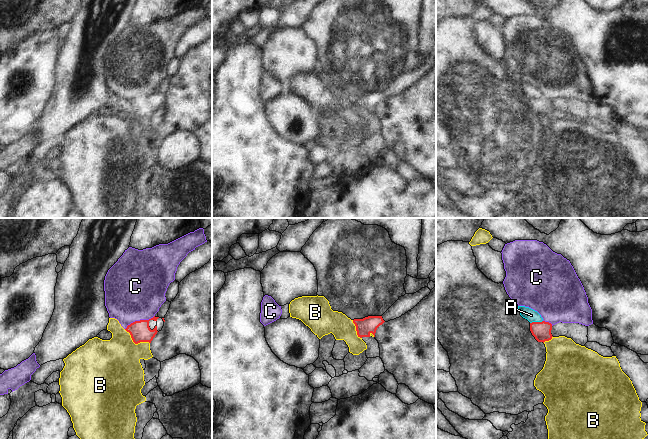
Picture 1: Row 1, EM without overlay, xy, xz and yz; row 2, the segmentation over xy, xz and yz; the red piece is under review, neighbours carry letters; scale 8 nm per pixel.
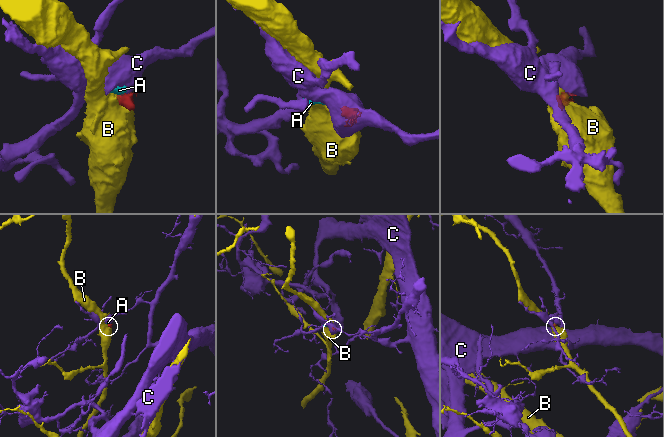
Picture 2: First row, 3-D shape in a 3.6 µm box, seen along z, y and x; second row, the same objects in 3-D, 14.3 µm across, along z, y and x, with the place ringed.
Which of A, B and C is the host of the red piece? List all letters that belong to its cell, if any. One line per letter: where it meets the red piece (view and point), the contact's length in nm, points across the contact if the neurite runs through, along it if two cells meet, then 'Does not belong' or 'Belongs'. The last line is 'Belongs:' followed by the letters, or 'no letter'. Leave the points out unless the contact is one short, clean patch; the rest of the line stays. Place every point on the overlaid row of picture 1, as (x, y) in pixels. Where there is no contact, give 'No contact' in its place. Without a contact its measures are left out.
A: Touches red at yz (536, 322). Shared border 110 nm. Does not belong
B: Touches red at xy (135, 343). Shared border 240 nm. Boundary: xy (124, 329), (135, 343), (149, 343). Does not belong
C: Touches red at xy (140, 320). Shared border 260 nm. Boundary: xy (154, 315), (148, 319), (135, 320), (125, 329). Does not belong
Belongs: no letter

